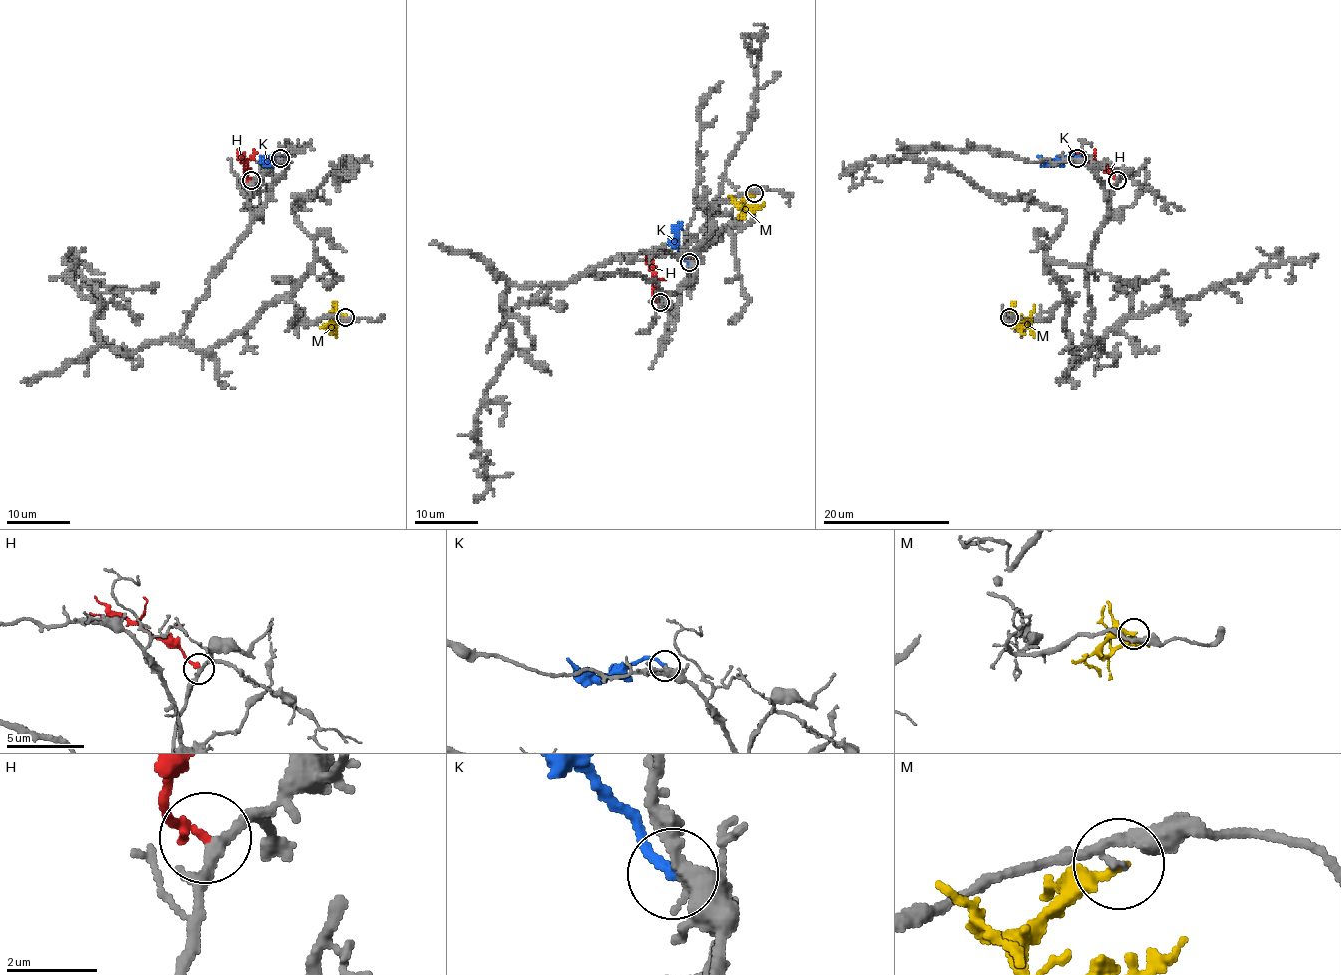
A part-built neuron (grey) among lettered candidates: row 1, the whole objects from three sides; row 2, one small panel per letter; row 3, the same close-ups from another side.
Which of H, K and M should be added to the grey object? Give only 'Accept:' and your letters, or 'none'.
Accept: H

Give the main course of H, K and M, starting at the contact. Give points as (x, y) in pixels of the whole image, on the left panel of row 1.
H: (251, 180), (246, 176), (245, 161), (238, 156)
K: (280, 158), (273, 155), (267, 161), (272, 155)
M: (345, 317), (337, 317), (332, 325), (335, 324), (334, 304)

